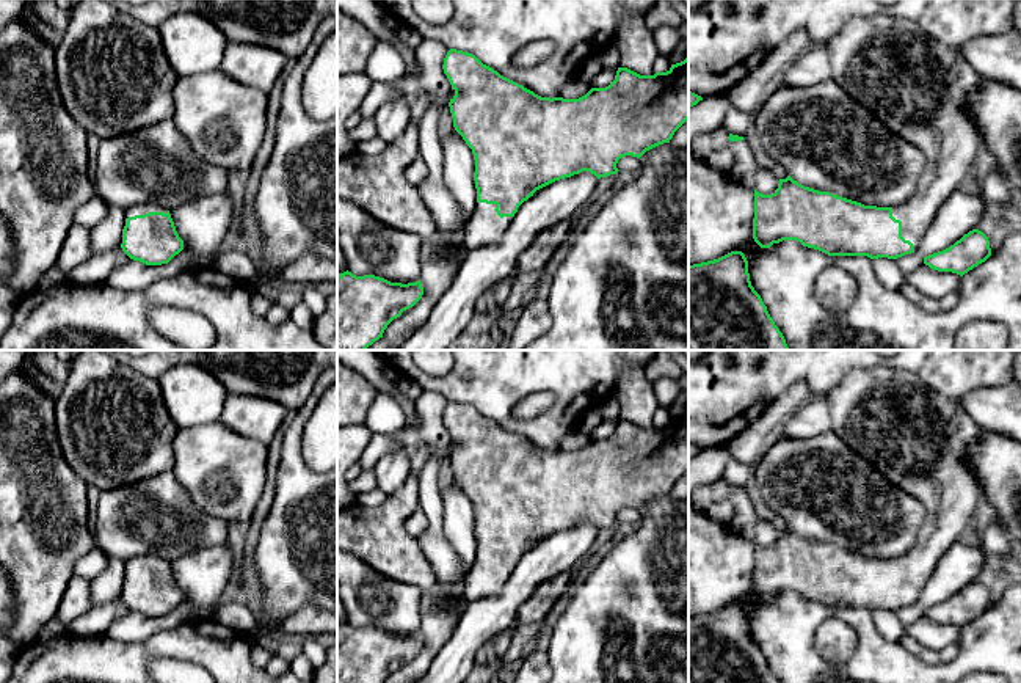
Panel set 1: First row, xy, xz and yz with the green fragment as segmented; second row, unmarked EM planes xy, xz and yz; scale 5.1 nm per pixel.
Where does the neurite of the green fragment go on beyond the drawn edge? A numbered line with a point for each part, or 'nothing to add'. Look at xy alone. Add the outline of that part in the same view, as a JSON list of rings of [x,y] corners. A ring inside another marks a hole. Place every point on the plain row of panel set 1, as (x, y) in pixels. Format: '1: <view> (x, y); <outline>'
1: xy (140, 561); [[[136,556],[136,557],[132,557],[125,562],[125,570],[135,568],[135,567],[144,567],[144,565],[149,565],[149,564],[166,565],[168,562],[165,559],[162,559],[160,556]]]

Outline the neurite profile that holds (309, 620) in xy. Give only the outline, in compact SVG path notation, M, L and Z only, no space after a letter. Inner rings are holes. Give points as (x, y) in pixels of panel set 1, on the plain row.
M306 604L289 615L274 630L298 637L318 636L323 633L336 634L337 615L314 604Z

